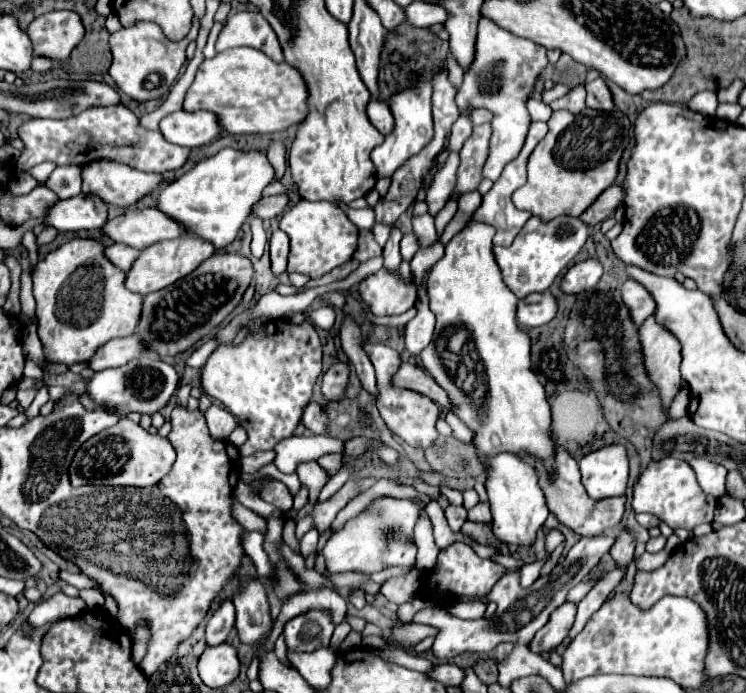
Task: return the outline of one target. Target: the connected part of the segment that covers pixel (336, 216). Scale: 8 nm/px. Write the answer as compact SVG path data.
M300 200L280 220L280 228L290 236L290 256L288 272L308 274L310 278L320 278L336 266L348 262L356 252L358 228L348 220L348 216L332 202L320 200Z

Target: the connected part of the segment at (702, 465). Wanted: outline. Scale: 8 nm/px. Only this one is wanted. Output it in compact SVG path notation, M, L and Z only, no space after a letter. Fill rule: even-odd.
M694 458L690 462L690 466L694 468L698 484L704 488L706 494L712 494L716 498L724 496L726 474L728 474L728 470L724 470L724 466L716 464L716 462L708 462L706 458Z

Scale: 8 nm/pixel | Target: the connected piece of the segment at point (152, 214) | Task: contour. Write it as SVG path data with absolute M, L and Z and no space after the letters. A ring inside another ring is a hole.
M156 208L126 210L124 214L108 220L100 232L112 242L120 242L136 250L144 250L160 240L184 236L180 234L180 226L176 226L172 218L164 218Z

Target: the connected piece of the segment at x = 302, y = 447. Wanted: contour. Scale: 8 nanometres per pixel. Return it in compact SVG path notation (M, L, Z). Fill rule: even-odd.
M290 436L290 438L284 438L274 446L274 452L276 452L274 466L280 472L290 474L296 470L296 464L318 460L322 456L322 448L338 448L338 440L330 438L330 436Z

